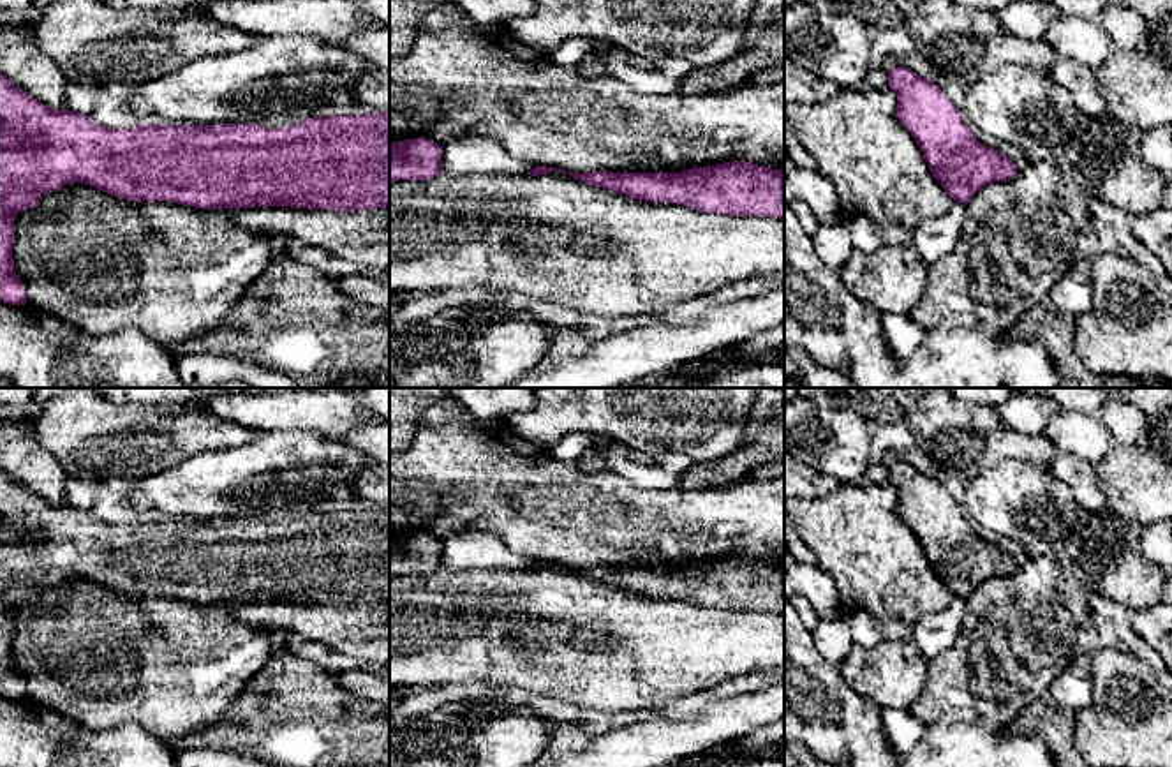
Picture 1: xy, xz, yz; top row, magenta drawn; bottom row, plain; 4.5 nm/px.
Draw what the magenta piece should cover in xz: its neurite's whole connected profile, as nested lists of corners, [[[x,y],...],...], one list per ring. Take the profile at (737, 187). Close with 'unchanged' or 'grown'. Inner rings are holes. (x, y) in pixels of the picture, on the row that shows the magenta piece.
[[[745,160],[694,168],[680,173],[569,173],[536,166],[527,175],[552,171],[615,190],[640,201],[677,203],[708,213],[765,215],[784,219],[784,169],[770,169]]] | unchanged

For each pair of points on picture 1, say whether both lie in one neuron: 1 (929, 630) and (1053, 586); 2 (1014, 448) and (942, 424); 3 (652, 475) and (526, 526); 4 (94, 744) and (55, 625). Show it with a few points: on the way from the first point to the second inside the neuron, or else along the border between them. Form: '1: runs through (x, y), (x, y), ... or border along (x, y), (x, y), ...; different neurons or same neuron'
1: border along (966, 602), (961, 635), (942, 653); different neurons
2: runs through (996, 439), (986, 429), (959, 424); same neuron
3: border along (593, 469), (612, 469), (640, 487), (672, 489); different neurons
4: border along (51, 709), (90, 729), (111, 729), (129, 722); different neurons

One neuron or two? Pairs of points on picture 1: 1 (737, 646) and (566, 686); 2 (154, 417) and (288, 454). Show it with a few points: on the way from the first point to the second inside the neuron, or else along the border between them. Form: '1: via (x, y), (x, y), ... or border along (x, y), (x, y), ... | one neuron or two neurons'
1: via (695, 647), (674, 647), (635, 681), (608, 681) | one neuron
2: border along (263, 432), (247, 443), (215, 448), (207, 454) | two neurons

